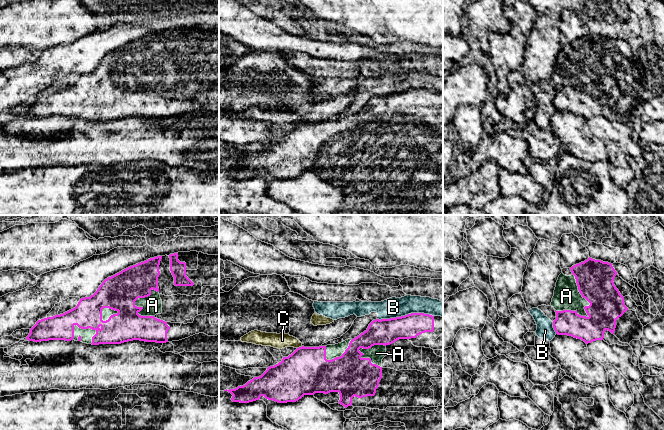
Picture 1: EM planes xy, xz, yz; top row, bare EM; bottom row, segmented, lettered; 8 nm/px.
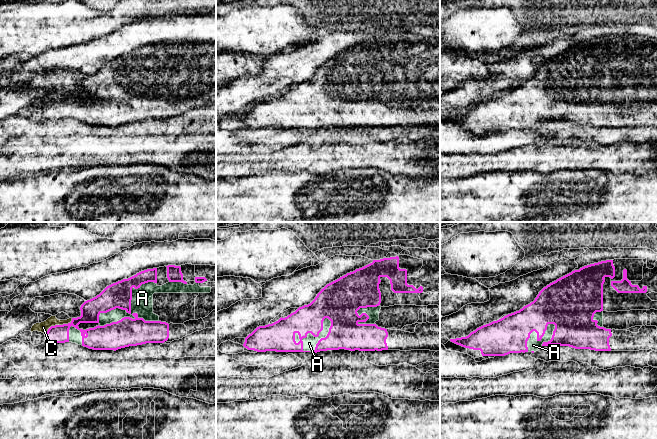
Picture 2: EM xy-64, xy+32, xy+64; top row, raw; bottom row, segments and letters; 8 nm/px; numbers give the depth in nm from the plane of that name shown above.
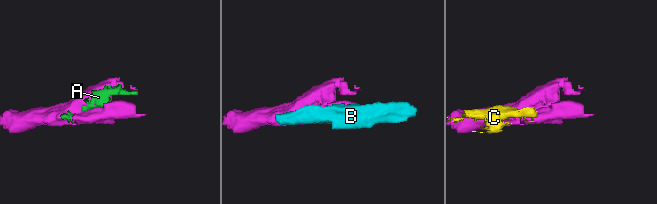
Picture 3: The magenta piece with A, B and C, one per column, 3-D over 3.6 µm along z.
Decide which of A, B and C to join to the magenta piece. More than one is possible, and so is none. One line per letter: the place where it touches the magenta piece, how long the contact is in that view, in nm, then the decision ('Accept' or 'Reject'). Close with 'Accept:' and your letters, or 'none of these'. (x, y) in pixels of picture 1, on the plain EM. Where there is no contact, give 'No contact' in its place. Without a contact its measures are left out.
A: Touches magenta at yz (582, 72). Shared border 380 nm. Accept
B: Touches magenta at xz (405, 91). Shared border 460 nm. Reject
C: Touches magenta at xz (299, 123). Shared border 50 nm. Reject
Accept: A

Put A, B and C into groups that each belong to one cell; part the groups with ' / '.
A / B C

